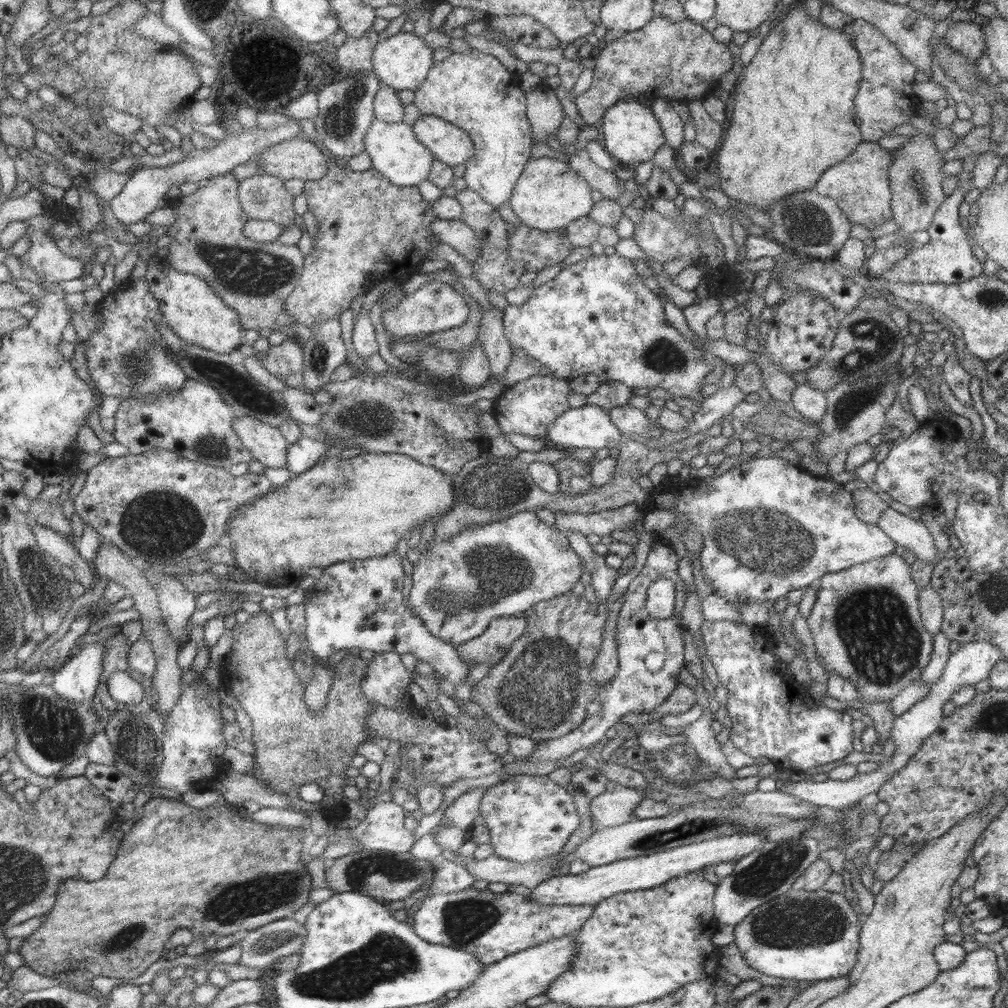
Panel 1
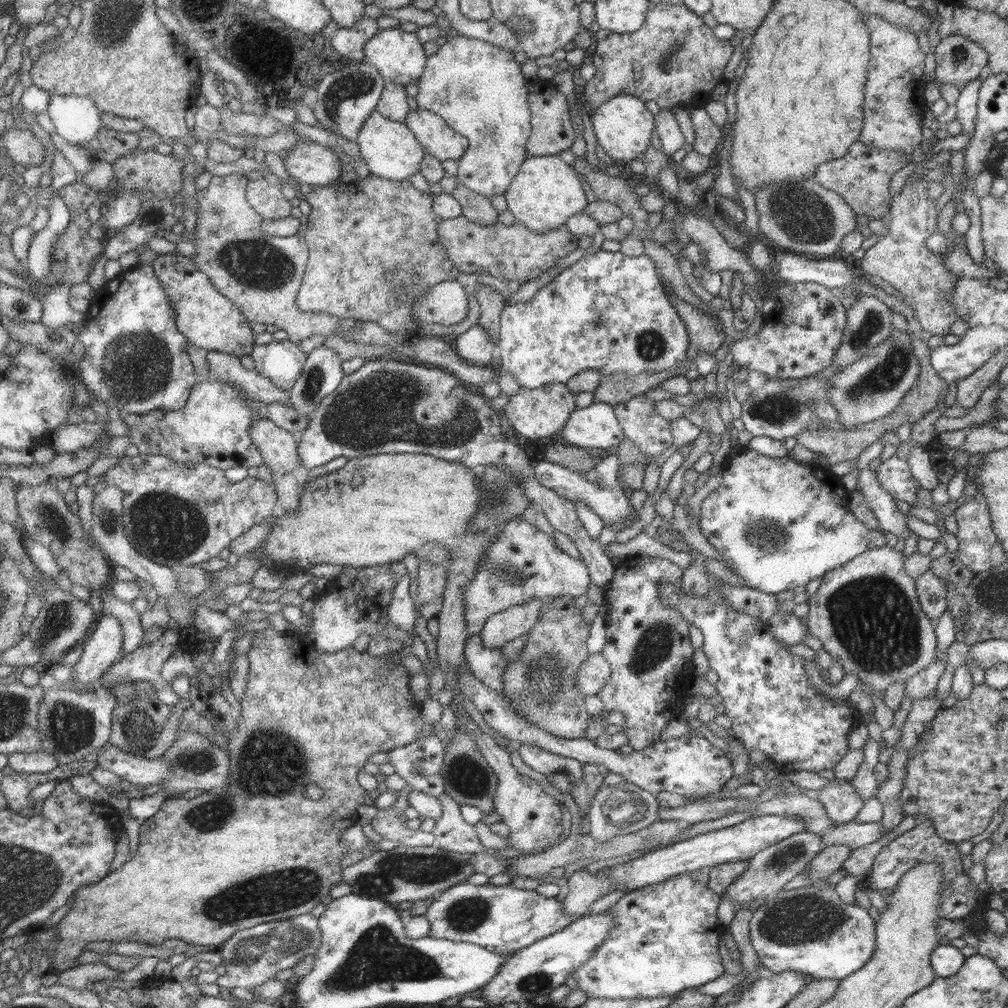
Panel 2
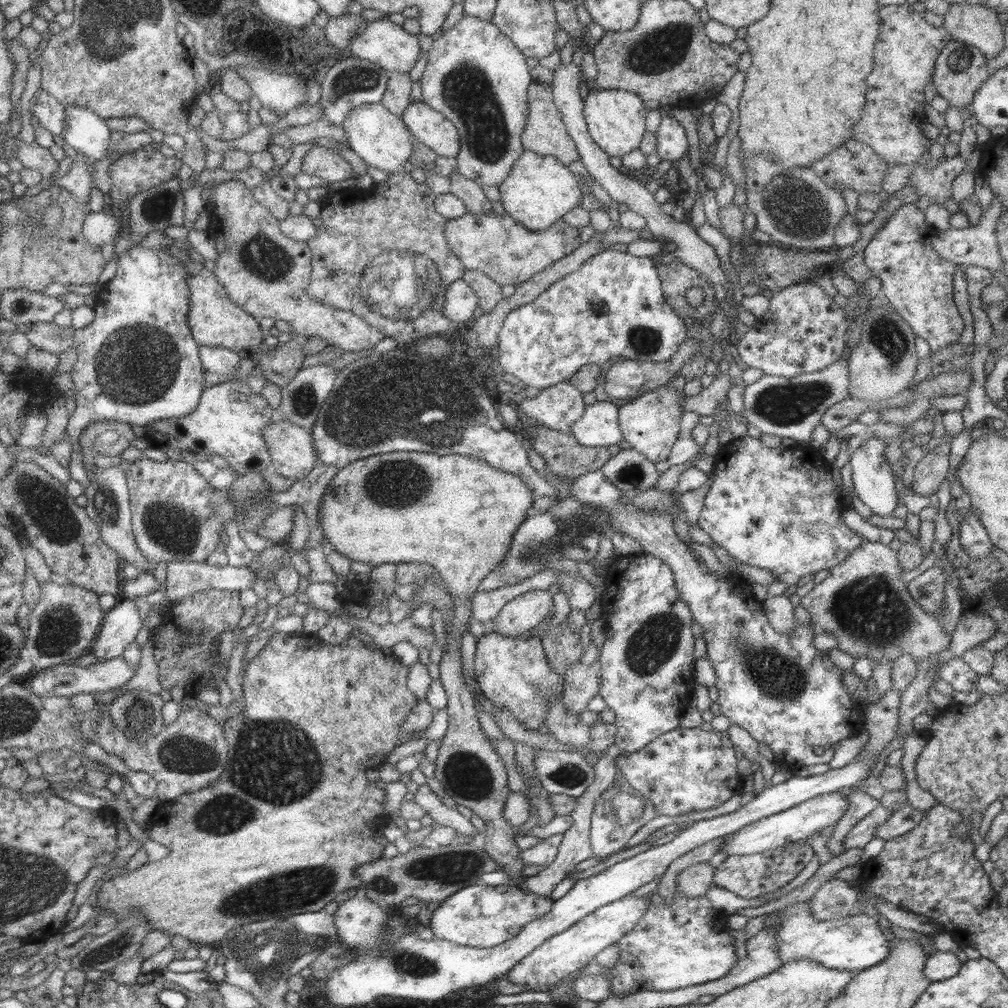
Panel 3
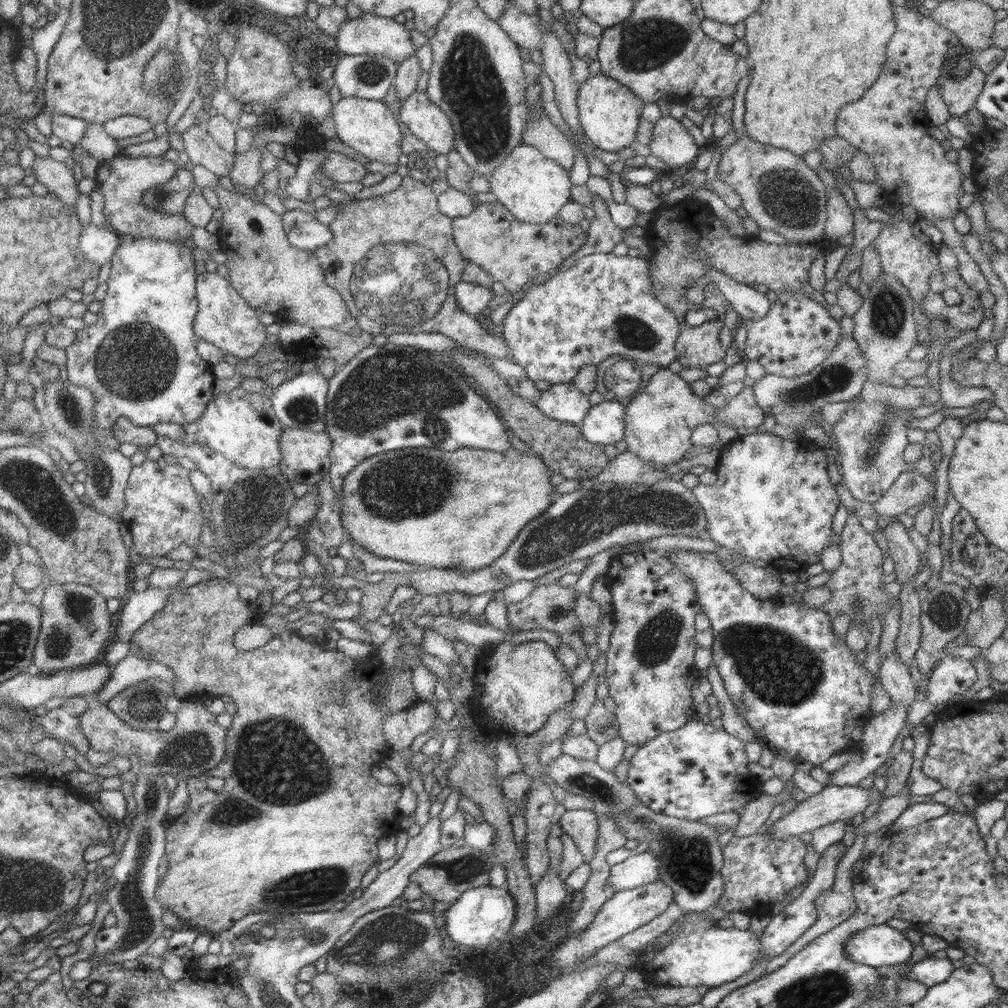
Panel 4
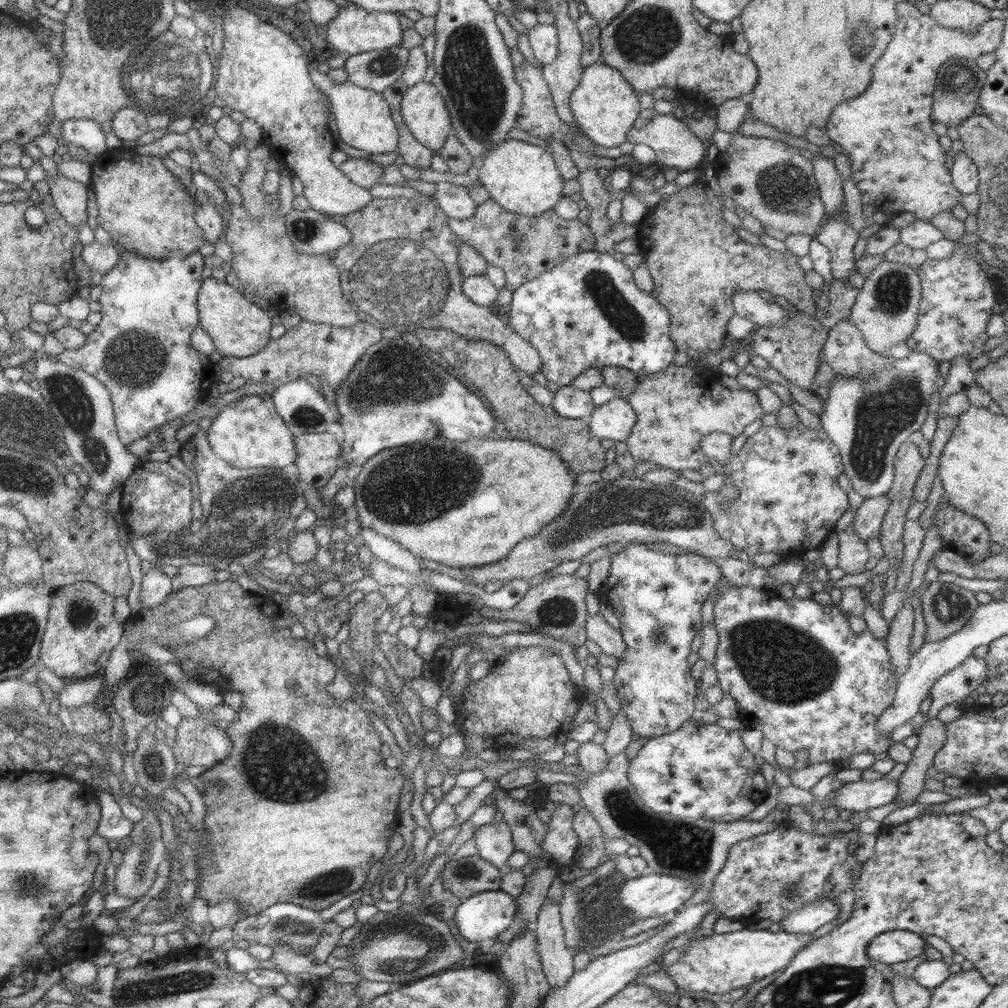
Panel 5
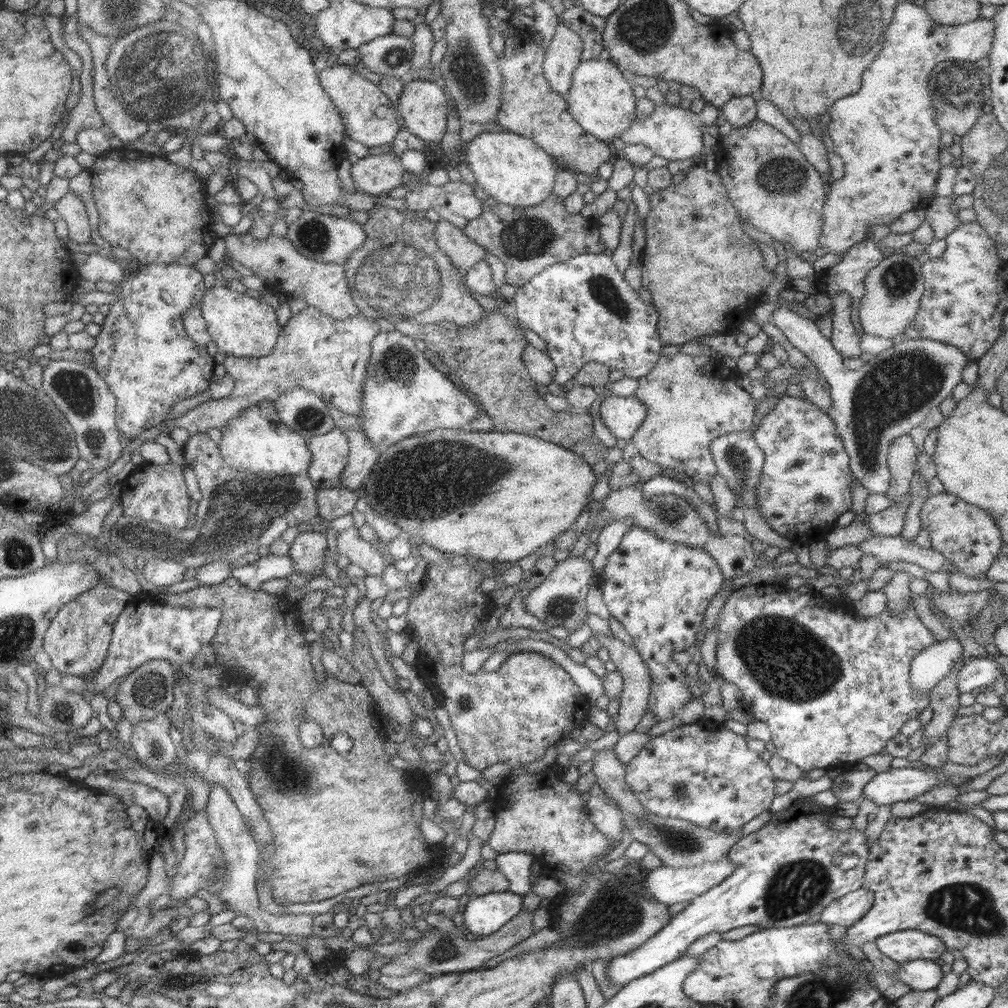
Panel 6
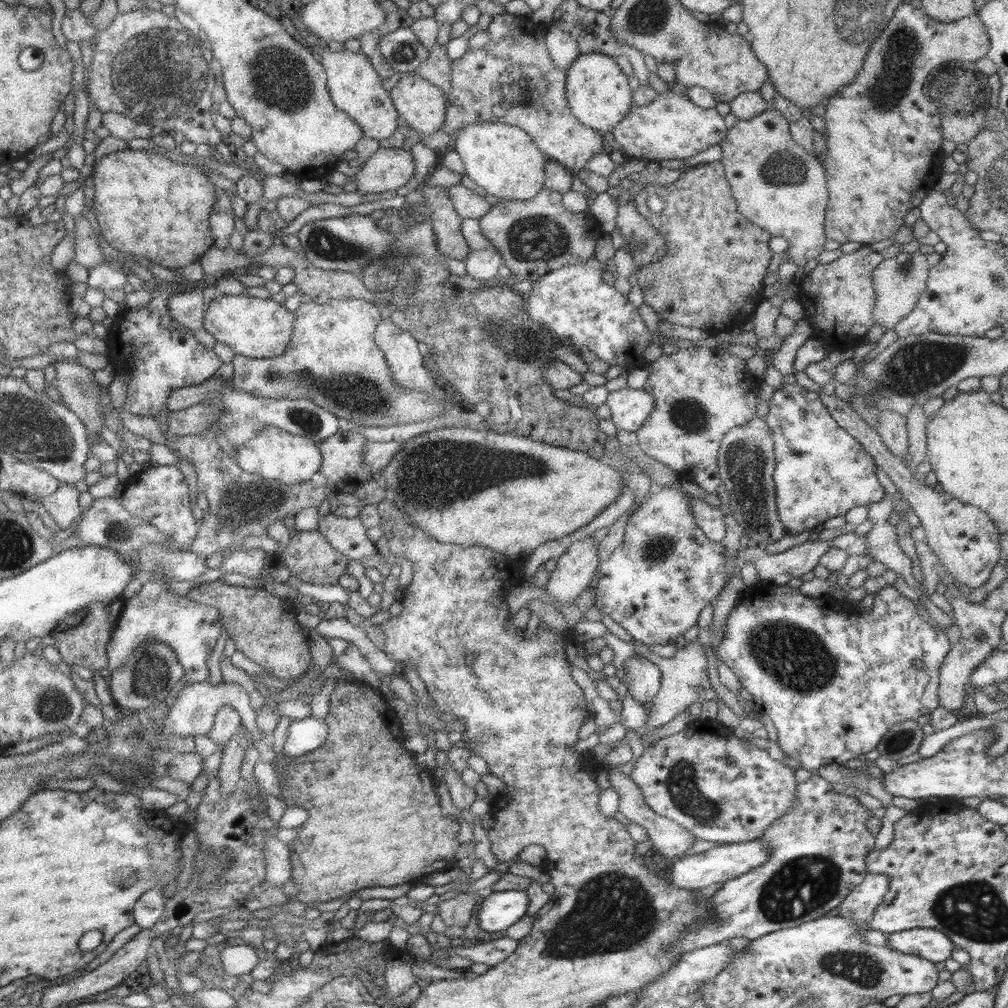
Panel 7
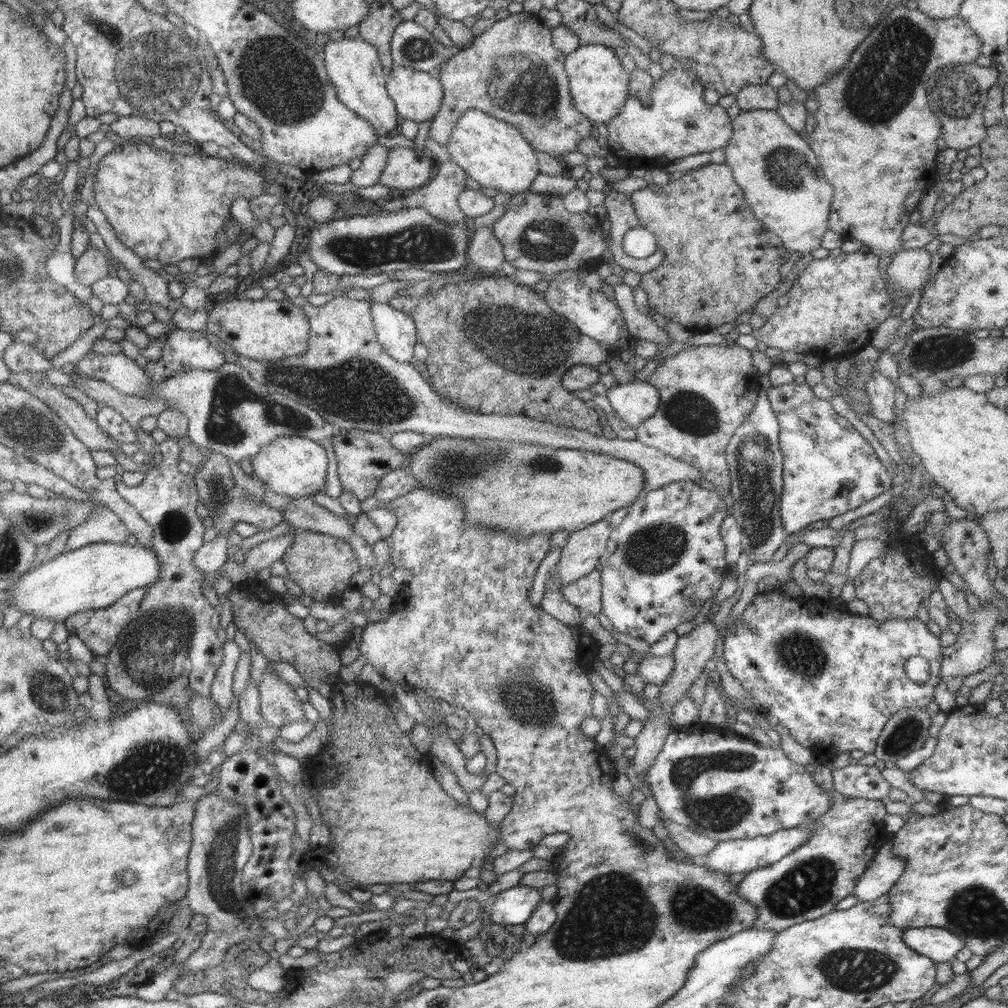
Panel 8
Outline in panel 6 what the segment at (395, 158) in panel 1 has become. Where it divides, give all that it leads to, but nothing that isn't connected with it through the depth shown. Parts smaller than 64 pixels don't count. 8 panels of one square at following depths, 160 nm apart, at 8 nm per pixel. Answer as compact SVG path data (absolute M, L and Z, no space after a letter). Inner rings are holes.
M337 63L327 68L320 65L317 74L321 88L327 93L341 117L346 136L368 148L391 143L399 126L396 123L393 104L380 91L378 85L360 77L351 71L351 68L353 65L347 66Z

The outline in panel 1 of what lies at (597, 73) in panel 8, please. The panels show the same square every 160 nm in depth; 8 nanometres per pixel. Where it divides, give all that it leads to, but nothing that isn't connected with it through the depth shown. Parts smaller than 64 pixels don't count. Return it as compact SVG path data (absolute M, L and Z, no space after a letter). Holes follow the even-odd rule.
M637 100L615 101L615 104L605 110L600 121L602 126L599 128L599 135L603 137L603 146L622 166L627 162L641 163L652 160L653 154L666 141L651 109L637 103Z

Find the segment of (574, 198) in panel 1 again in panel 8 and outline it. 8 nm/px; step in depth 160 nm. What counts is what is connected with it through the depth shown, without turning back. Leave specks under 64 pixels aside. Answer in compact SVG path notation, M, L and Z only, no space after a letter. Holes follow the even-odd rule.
M474 108L466 110L457 119L445 146L450 160L460 166L466 176L480 186L493 188L497 192L523 194L540 173L536 151L519 131L511 124L496 120Z

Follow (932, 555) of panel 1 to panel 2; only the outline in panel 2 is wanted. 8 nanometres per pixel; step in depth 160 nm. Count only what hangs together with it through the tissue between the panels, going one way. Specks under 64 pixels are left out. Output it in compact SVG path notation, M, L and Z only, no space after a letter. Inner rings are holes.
M869 466L861 470L857 474L857 490L864 496L867 501L868 507L873 511L875 518L878 522L878 528L881 531L888 532L893 536L896 536L898 540L906 539L912 531L907 527L906 515L895 507L895 501L892 496L889 496L877 483L876 471L871 471Z

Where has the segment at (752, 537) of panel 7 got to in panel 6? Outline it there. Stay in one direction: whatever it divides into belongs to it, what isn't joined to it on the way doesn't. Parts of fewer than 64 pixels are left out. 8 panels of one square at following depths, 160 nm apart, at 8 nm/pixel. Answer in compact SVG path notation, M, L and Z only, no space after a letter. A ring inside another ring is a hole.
M751 429L743 432L729 432L714 438L709 444L709 452L712 456L717 474L725 480L725 484L733 494L739 495L744 504L756 509L756 494L754 488L761 476L763 453L753 440Z

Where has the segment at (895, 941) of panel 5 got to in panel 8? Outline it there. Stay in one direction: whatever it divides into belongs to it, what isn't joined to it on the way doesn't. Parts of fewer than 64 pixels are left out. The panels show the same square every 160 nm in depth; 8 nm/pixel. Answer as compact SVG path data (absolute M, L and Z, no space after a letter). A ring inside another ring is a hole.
M944 928L903 929L901 940L911 951L930 958L934 963L951 962L957 952L965 947L961 939Z

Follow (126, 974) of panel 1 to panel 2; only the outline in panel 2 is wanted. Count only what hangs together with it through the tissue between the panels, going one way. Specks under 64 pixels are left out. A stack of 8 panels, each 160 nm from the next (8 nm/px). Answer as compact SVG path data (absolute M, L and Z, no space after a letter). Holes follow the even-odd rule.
M265 626L259 631L254 627L254 633L249 647L246 652L247 661L249 662L248 679L246 687L240 698L241 715L236 720L236 729L227 734L227 751L229 751L229 772L228 785L226 792L222 796L214 796L209 793L193 793L191 795L166 797L161 804L161 812L155 812L154 816L145 820L139 827L139 844L137 850L131 858L127 858L124 864L121 864L117 870L107 874L102 880L89 886L83 886L75 890L71 897L68 898L69 910L59 920L55 927L55 937L57 936L57 946L55 950L49 952L50 972L60 973L70 968L75 968L75 961L85 951L87 944L95 941L107 941L109 943L127 943L136 942L140 944L156 946L161 945L166 939L177 939L183 943L192 945L208 946L213 945L217 948L221 946L235 931L251 928L256 924L263 924L273 920L283 920L298 914L308 913L322 897L329 894L332 885L341 881L341 870L347 868L355 862L371 856L378 849L373 846L365 847L361 851L346 850L339 842L342 832L358 822L357 806L374 805L374 801L357 783L355 776L359 770L362 770L363 764L367 758L375 752L385 752L389 749L399 748L413 742L415 739L427 736L435 727L431 723L425 722L420 717L419 702L414 699L411 691L408 689L408 672L403 665L384 666L384 655L373 656L366 651L355 651L353 647L347 647L337 652L313 652L311 650L311 664L307 662L307 654L303 644L295 638L297 652L289 650L290 640L288 634L281 634ZM314 782L322 790L321 798L317 801L311 801L301 794L304 789L303 784Z

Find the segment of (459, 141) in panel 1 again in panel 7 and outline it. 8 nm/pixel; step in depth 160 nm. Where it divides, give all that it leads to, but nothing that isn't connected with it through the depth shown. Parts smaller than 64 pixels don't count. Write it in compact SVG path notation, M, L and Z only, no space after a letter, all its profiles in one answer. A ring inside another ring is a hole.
M403 73L389 92L400 122L426 136L441 130L446 113L440 88L413 73Z

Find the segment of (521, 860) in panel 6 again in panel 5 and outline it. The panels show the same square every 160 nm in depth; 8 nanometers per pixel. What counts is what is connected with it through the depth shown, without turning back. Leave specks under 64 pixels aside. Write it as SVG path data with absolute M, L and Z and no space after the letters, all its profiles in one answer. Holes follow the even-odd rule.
M503 819L496 821L477 826L472 837L479 858L495 866L504 875L512 871L507 868L507 860L514 851L514 846L507 824Z

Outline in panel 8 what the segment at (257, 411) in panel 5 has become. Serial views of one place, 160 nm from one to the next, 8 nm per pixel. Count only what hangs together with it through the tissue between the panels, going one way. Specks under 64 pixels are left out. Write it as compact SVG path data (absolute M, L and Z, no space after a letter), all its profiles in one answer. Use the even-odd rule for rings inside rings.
M276 436L263 445L251 458L253 474L267 488L289 497L309 497L323 488L327 469L327 456L321 443L300 436Z

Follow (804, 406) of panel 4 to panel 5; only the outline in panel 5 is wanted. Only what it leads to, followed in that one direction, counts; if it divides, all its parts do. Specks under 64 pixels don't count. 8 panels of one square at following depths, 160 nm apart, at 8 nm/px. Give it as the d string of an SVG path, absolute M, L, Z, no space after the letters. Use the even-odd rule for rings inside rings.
M848 318L837 322L829 332L827 333L827 341L823 345L823 360L821 360L821 366L818 366L816 371L815 380L811 384L811 392L815 394L819 387L831 388L831 381L833 377L858 377L859 371L865 369L868 373L871 371L877 371L881 367L885 367L887 363L891 363L891 358L883 358L881 355L872 352L864 342L864 339L860 335L860 331L849 323Z

